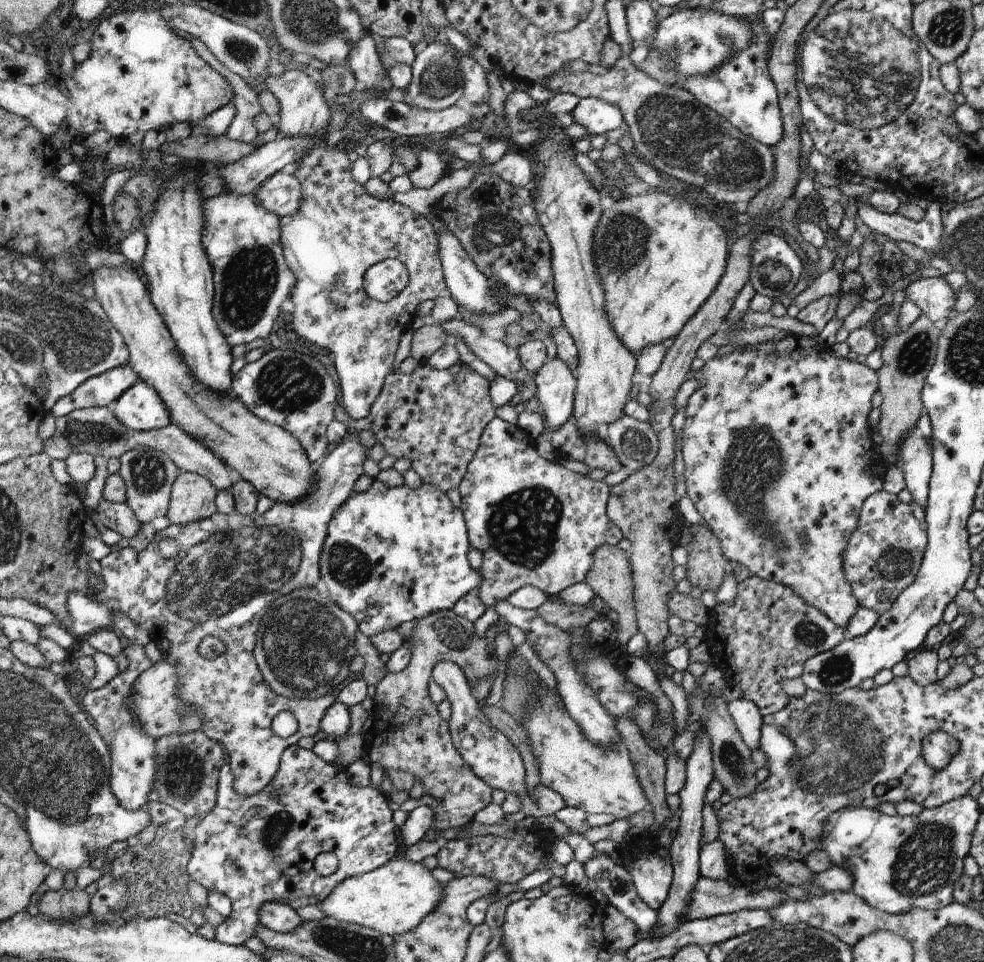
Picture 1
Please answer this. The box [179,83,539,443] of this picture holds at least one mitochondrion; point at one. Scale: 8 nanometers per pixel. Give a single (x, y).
(250, 279)

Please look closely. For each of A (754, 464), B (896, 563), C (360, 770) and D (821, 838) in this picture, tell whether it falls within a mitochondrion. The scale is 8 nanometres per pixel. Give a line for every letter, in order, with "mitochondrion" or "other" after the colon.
A: mitochondrion
B: mitochondrion
C: other
D: other

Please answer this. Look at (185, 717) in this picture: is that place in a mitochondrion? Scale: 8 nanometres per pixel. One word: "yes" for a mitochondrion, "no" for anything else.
yes

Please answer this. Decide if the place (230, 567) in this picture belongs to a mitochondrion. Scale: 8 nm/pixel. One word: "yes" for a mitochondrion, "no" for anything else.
yes

